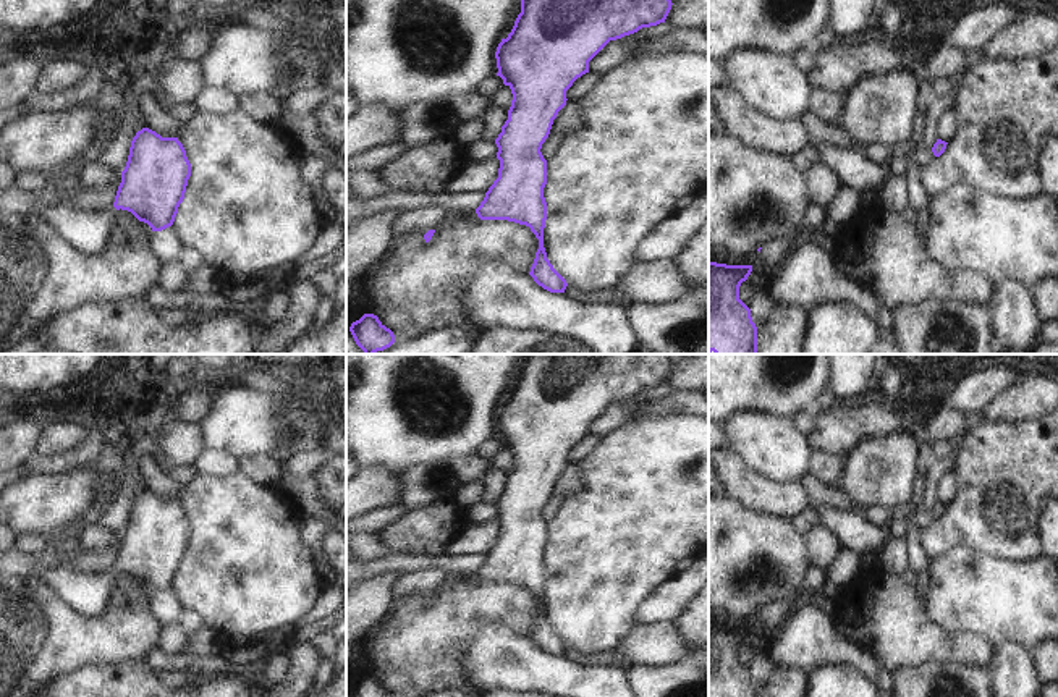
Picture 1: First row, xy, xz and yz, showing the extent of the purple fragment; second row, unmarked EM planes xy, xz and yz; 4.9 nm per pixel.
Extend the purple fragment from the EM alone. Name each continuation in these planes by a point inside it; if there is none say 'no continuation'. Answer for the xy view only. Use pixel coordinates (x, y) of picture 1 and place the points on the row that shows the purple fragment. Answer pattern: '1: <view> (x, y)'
1: xy (88, 233)

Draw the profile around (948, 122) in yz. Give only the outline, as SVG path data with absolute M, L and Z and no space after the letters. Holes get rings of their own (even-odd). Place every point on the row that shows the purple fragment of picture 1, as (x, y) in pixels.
M948 108L938 120L938 139L950 142L958 129L954 108Z

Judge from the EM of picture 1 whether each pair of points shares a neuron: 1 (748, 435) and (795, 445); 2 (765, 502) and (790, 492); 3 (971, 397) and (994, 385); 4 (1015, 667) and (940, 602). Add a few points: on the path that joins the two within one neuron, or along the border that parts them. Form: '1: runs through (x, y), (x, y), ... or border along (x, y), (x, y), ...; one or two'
1: runs through (759, 439), (767, 445), (783, 445); one
2: runs through (772, 500), (783, 498); one
3: runs through (976, 392), (982, 385), (989, 385); one
4: border along (995, 647), (1005, 642), (1016, 642), (1031, 650); two

